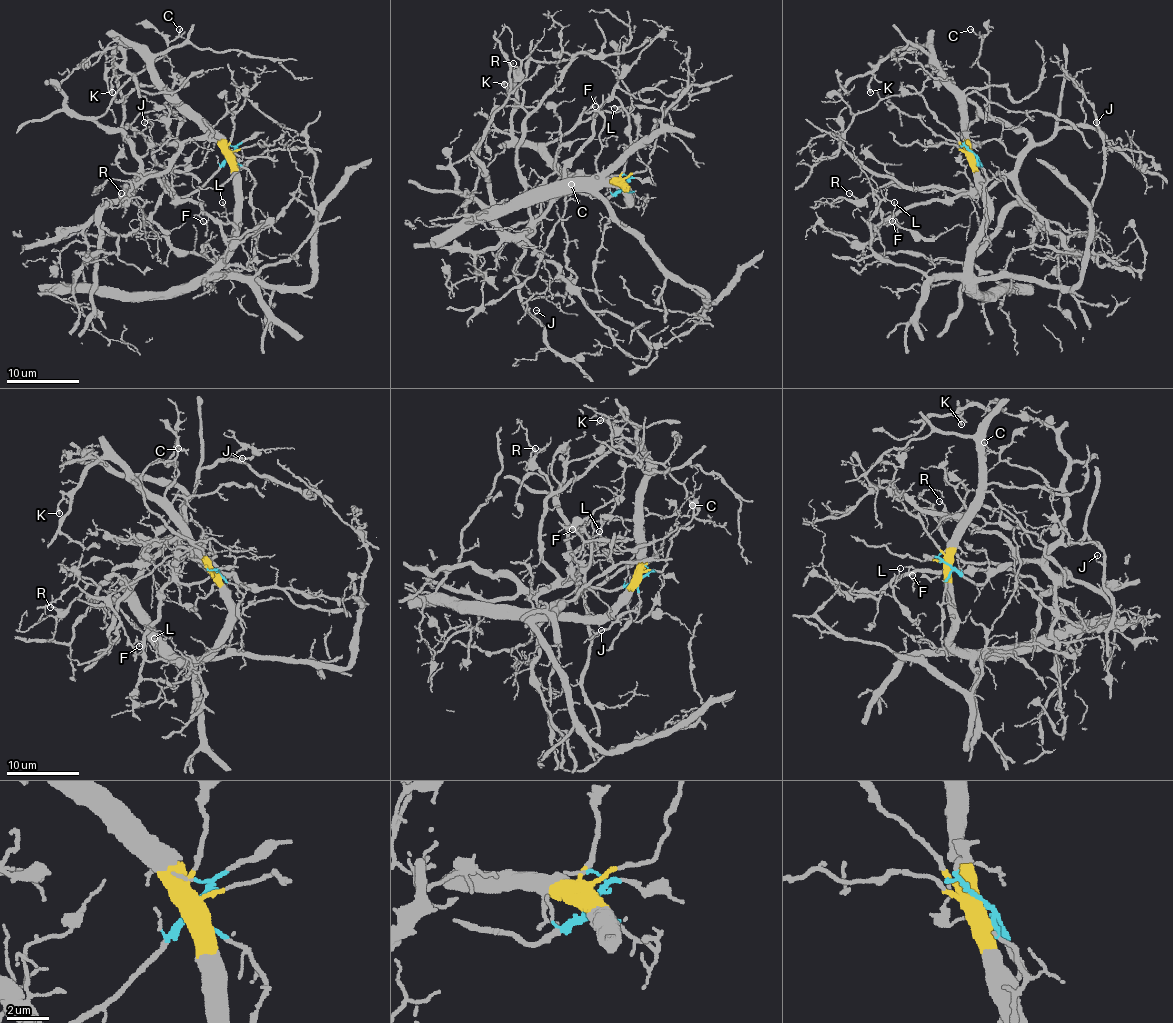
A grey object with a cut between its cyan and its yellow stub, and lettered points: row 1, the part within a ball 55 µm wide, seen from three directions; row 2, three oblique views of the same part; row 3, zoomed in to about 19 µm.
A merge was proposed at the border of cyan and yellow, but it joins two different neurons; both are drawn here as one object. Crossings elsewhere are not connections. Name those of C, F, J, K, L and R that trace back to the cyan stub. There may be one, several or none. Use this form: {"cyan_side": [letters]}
{"cyan_side": ["C", "F", "J", "L", "R"]}

